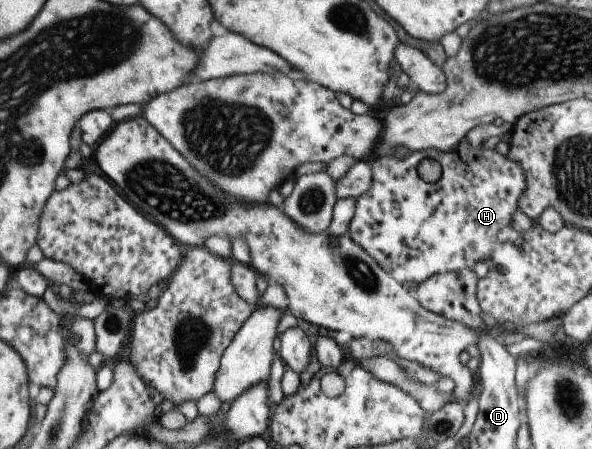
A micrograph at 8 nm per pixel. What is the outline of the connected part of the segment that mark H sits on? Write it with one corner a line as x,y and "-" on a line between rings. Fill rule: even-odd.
464,138
447,152
421,150
401,158
379,157
371,163
369,188
353,200
353,216
347,234
381,270
406,288
411,284
419,285
433,274
457,272
461,268
473,270
478,261
490,262
487,272
499,270
515,262
513,244
521,244
521,232
513,230
511,216
519,209
517,200
523,190
525,176
515,160
501,156
495,148
471,146
-
422,159
433,159
441,166
441,177
434,184
423,182
417,174
417,165

